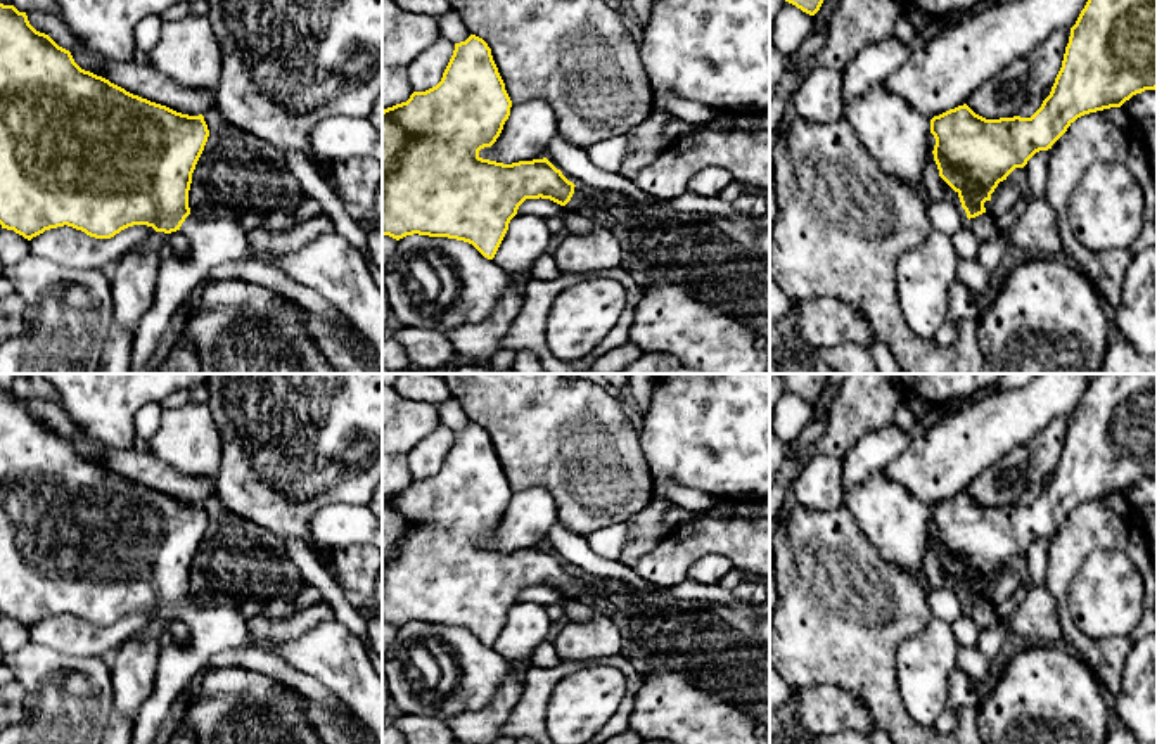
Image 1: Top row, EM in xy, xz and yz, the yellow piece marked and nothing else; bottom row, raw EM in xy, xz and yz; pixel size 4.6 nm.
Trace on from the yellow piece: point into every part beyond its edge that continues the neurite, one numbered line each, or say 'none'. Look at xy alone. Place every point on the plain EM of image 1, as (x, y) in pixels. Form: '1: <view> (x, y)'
1: xy (220, 627)

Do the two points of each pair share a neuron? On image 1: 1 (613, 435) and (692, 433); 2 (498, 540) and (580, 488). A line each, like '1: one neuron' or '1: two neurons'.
1: two neurons
2: two neurons

